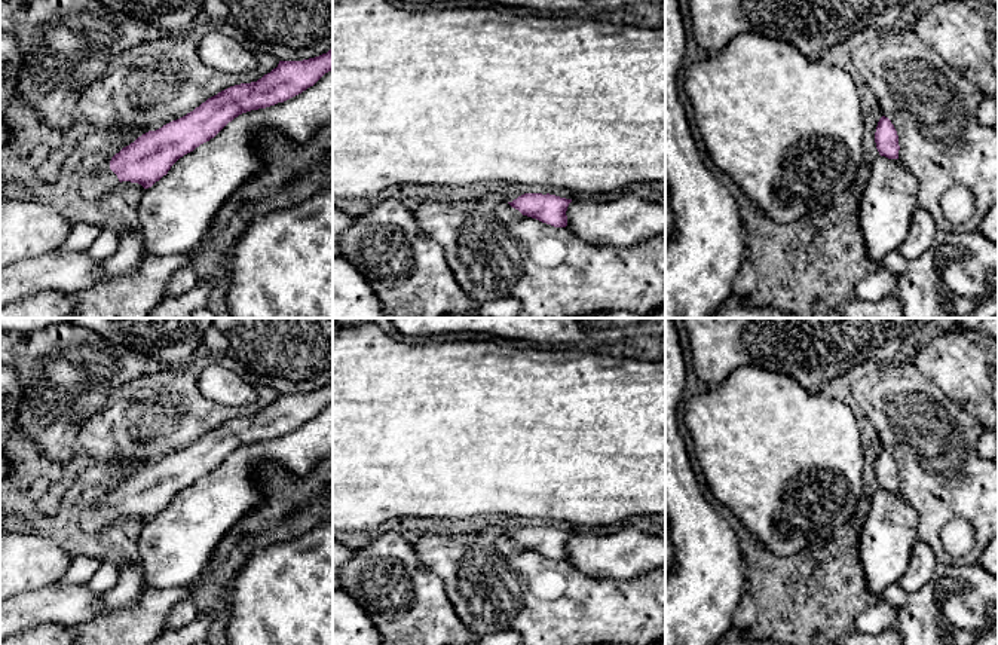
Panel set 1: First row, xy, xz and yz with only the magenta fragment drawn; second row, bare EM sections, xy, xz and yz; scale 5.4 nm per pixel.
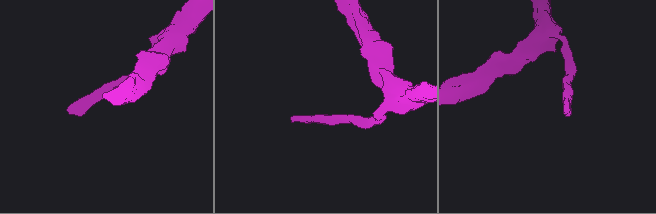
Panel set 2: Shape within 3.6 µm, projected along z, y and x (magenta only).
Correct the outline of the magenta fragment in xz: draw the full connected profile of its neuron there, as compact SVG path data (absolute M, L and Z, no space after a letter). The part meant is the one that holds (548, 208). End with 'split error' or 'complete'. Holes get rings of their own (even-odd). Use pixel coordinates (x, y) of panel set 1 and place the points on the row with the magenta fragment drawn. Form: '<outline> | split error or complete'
M524 193L508 204L512 208L518 210L523 215L536 218L554 227L566 227L566 211L570 202L572 199L560 198L549 193Z | complete

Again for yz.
M885 116L878 122L875 143L881 156L898 159L898 135L891 120Z | complete

